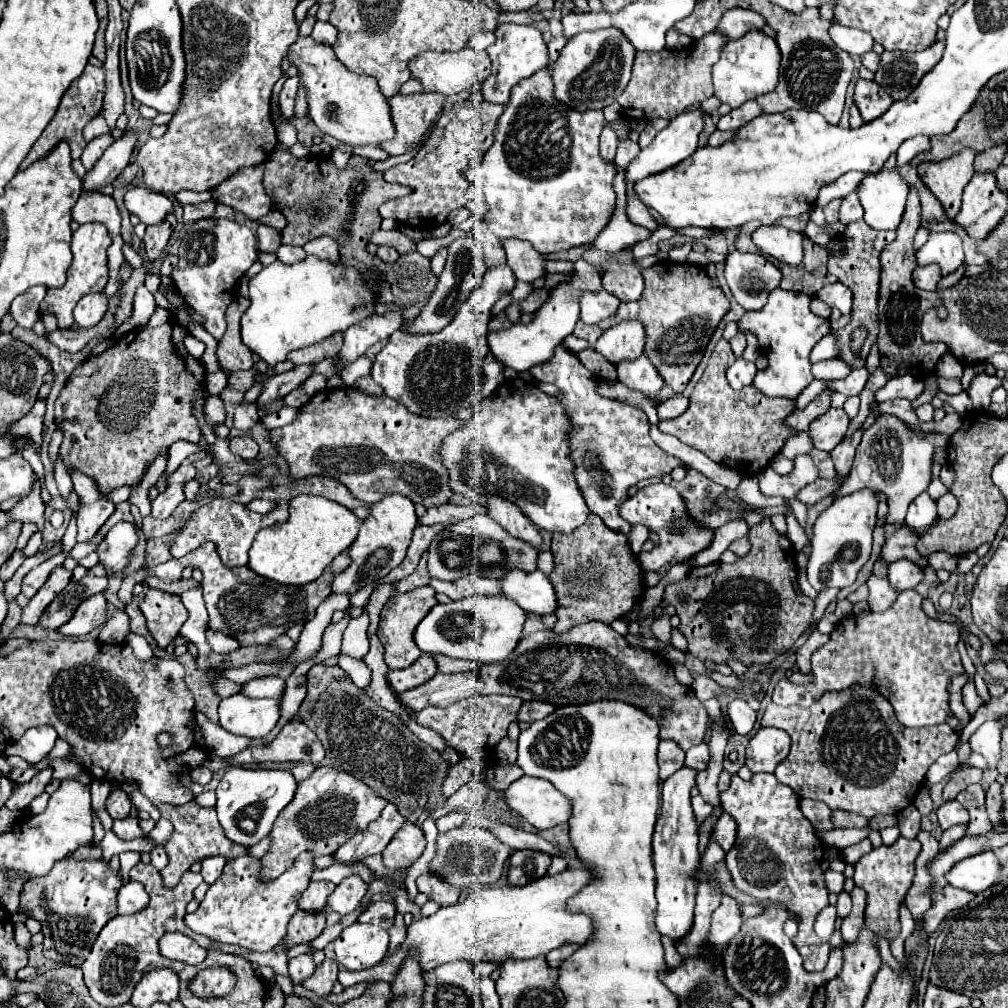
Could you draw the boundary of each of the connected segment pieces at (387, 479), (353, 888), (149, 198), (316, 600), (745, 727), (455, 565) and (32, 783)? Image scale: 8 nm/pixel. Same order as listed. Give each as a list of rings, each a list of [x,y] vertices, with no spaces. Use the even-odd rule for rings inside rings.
[[[347,386],[347,388],[323,390],[315,394],[299,410],[299,416],[291,424],[271,430],[271,442],[279,448],[279,454],[285,456],[291,474],[297,478],[311,476],[311,474],[337,478],[351,490],[355,498],[367,504],[381,502],[389,494],[403,494],[415,504],[419,502],[423,506],[439,506],[449,502],[449,498],[453,496],[453,490],[449,488],[449,472],[441,462],[439,448],[451,432],[461,428],[461,424],[463,420],[453,416],[423,418],[409,412],[405,406],[401,406],[397,400],[389,396],[367,396]]]
[[[349,876],[327,898],[327,910],[349,914],[359,906],[365,892],[367,892],[367,884],[359,876]]]
[[[131,188],[131,190],[127,190],[125,206],[127,206],[127,210],[131,214],[139,216],[141,222],[151,224],[151,226],[157,226],[157,224],[165,222],[165,218],[173,212],[173,200],[169,196],[165,196],[165,194],[161,194],[161,192],[151,192],[149,188]]]
[[[205,542],[197,550],[185,554],[183,558],[171,558],[169,562],[151,568],[149,574],[155,574],[163,580],[178,580],[184,568],[199,568],[203,572],[201,584],[205,606],[209,612],[209,628],[233,636],[241,646],[257,646],[269,644],[273,638],[285,634],[295,624],[309,622],[315,616],[315,608],[329,596],[333,574],[337,570],[343,570],[347,564],[349,556],[347,552],[343,552],[323,570],[323,574],[317,580],[303,586],[285,586],[259,576],[249,566],[225,566],[217,552],[217,546],[213,542]]]
[[[733,700],[729,704],[729,718],[737,734],[749,734],[755,726],[755,710],[745,700]]]
[[[477,514],[473,518],[451,524],[447,530],[433,538],[429,544],[429,574],[437,580],[459,580],[467,574],[481,574],[485,578],[499,580],[509,570],[533,572],[537,568],[537,556],[539,548],[511,536],[487,514]]]
[[[53,768],[39,770],[29,782],[23,782],[23,784],[17,784],[15,786],[13,796],[7,800],[5,806],[25,810],[45,790],[45,786],[51,782],[51,778],[53,778]]]

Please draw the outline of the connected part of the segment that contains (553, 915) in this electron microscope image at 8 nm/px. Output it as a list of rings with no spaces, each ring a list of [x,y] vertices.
[[[567,868],[555,876],[547,874],[527,886],[501,886],[471,892],[465,902],[439,908],[433,916],[413,922],[407,928],[405,942],[389,960],[379,962],[363,972],[341,970],[337,980],[343,984],[343,988],[365,980],[391,982],[411,946],[419,950],[423,970],[431,970],[433,966],[451,960],[465,958],[475,964],[479,960],[501,962],[505,958],[537,958],[563,944],[585,944],[593,936],[593,920],[583,912],[569,912],[567,900],[579,894],[593,880],[593,872],[587,868]]]

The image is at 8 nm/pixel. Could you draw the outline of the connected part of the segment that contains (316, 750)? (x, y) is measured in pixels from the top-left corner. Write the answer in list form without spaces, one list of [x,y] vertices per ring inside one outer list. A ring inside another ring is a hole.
[[[291,720],[281,728],[275,740],[265,748],[251,748],[231,758],[231,764],[245,762],[321,762],[325,748],[321,746],[315,732],[297,720]]]

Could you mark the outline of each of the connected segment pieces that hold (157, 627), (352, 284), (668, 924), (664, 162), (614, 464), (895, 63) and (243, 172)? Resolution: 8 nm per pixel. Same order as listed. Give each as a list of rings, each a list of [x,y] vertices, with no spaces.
[[[157,588],[147,590],[145,600],[141,602],[141,612],[159,648],[167,648],[187,620],[187,610],[181,604],[181,598]]]
[[[311,254],[291,266],[273,262],[249,280],[251,306],[241,318],[243,344],[267,362],[265,376],[273,376],[273,366],[283,362],[289,352],[317,344],[331,334],[345,332],[349,326],[373,316],[379,278],[377,266],[359,272],[357,268],[347,268],[341,262],[323,260]]]
[[[681,768],[673,776],[663,782],[661,796],[661,816],[655,824],[653,834],[653,858],[657,872],[657,912],[655,926],[657,932],[669,938],[681,938],[681,934],[689,932],[693,924],[693,908],[695,908],[695,870],[699,866],[697,852],[697,822],[691,808],[691,788],[695,786],[695,770]]]
[[[693,110],[693,112],[683,112],[679,114],[677,118],[673,118],[669,122],[669,126],[665,130],[661,130],[653,142],[643,148],[635,160],[629,162],[629,166],[623,170],[625,174],[625,180],[631,180],[631,182],[637,182],[645,176],[653,176],[653,174],[659,174],[671,166],[675,166],[677,162],[683,162],[685,158],[689,158],[695,150],[697,150],[697,136],[699,132],[703,130],[703,118],[701,118],[701,112],[699,110]]]
[[[559,346],[557,354],[553,354],[545,366],[533,366],[529,372],[537,382],[549,382],[559,388],[557,400],[571,420],[571,430],[567,436],[571,460],[575,464],[573,474],[589,510],[597,514],[607,528],[631,536],[633,526],[619,516],[619,508],[627,500],[629,486],[641,482],[643,478],[669,474],[683,462],[663,452],[651,440],[649,420],[639,406],[601,396],[597,376],[591,374],[591,370],[587,370],[565,346]]]
[[[935,42],[927,50],[901,54],[901,52],[883,52],[879,70],[875,72],[875,82],[893,98],[907,98],[943,54],[943,42]]]
[[[245,166],[231,174],[231,178],[223,180],[217,190],[213,190],[213,200],[231,206],[233,210],[243,212],[249,220],[257,222],[267,216],[271,210],[271,202],[263,190],[263,174],[265,166]]]

